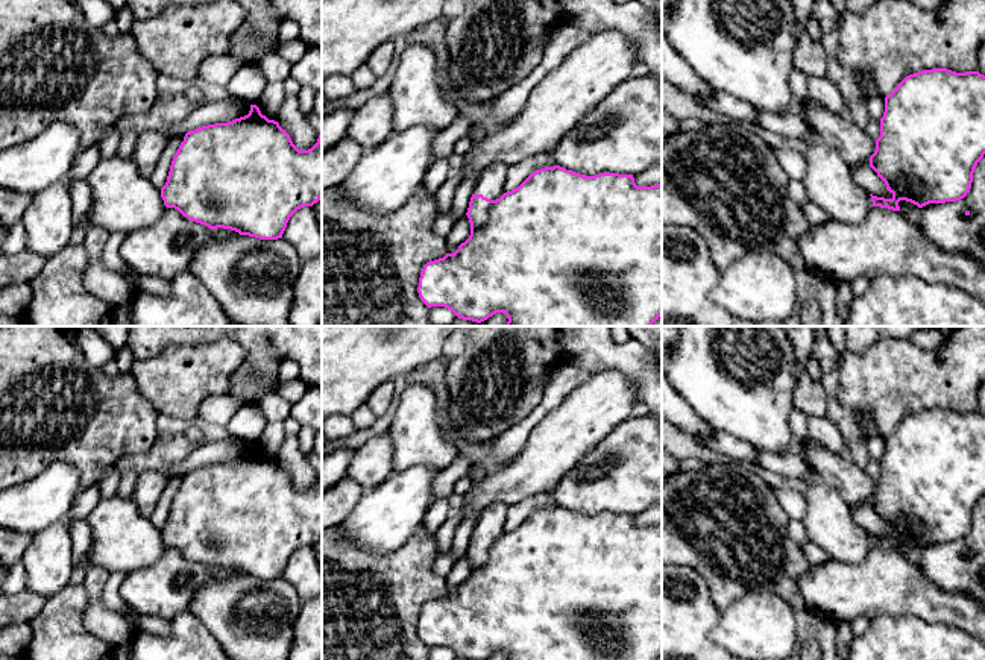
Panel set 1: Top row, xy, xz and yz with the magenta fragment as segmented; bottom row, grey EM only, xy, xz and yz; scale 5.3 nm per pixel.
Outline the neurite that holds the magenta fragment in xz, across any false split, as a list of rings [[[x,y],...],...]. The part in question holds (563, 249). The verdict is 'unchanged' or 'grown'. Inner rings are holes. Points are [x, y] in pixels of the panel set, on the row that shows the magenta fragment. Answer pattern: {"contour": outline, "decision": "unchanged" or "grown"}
{"contour": [[[495,162],[477,179],[467,208],[469,238],[454,253],[423,266],[417,293],[428,306],[445,306],[458,319],[481,323],[496,313],[508,319],[505,326],[651,326],[662,316],[662,182],[637,187],[633,174],[599,173],[584,176],[560,165],[545,167],[531,173],[518,188],[504,191],[508,165]]], "decision": "grown"}

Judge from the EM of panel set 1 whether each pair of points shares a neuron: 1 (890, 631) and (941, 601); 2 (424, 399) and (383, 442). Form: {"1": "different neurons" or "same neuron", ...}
{"1": "different neurons", "2": "different neurons"}

